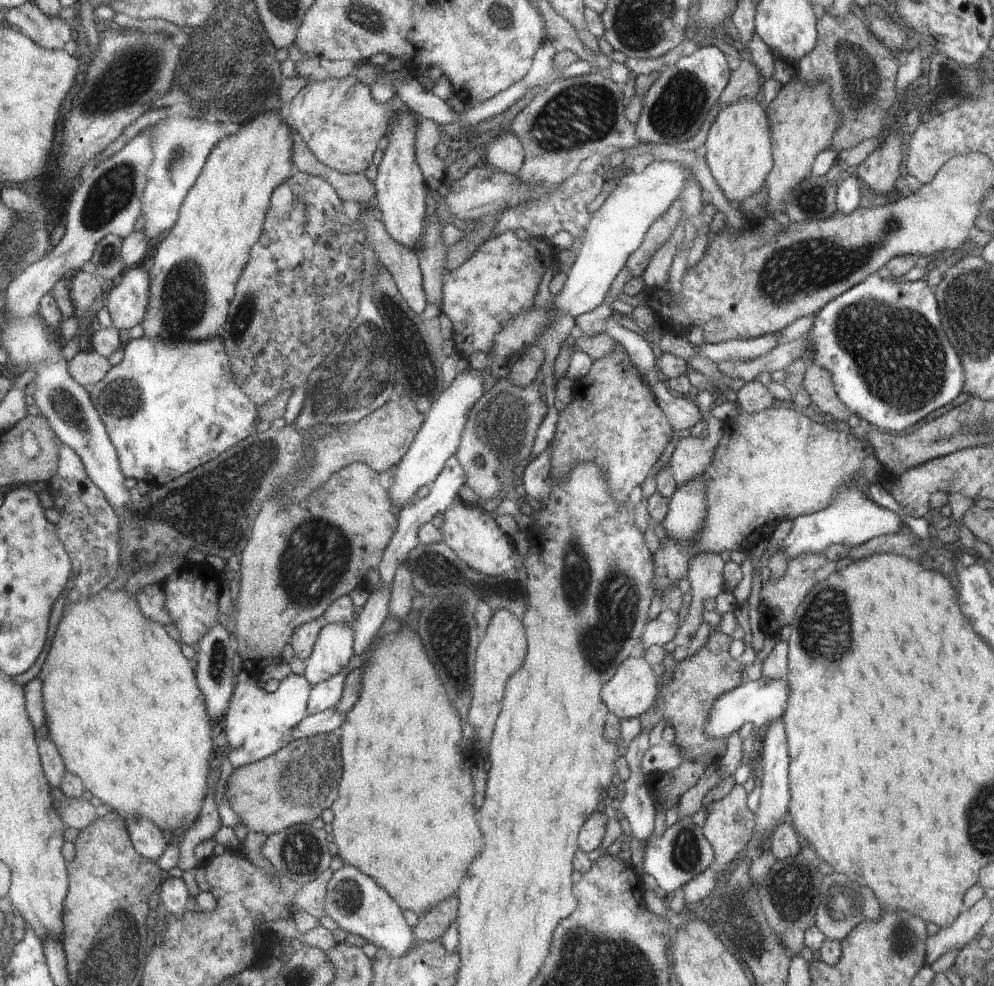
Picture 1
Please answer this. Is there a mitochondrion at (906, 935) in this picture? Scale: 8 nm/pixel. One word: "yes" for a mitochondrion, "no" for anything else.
yes

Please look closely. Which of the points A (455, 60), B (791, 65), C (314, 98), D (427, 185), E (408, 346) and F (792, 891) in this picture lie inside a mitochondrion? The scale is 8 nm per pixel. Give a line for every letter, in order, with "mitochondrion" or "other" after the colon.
A: other
B: other
C: other
D: other
E: mitochondrion
F: mitochondrion

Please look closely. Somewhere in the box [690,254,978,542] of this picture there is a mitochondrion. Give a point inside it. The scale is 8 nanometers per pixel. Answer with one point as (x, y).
(891, 348)

